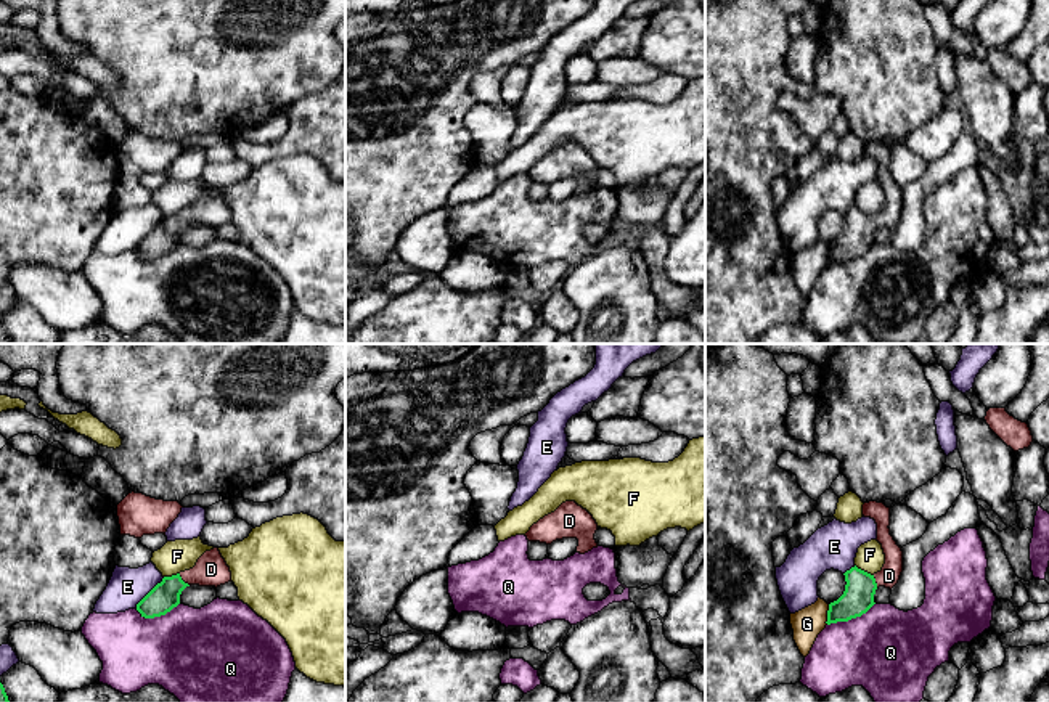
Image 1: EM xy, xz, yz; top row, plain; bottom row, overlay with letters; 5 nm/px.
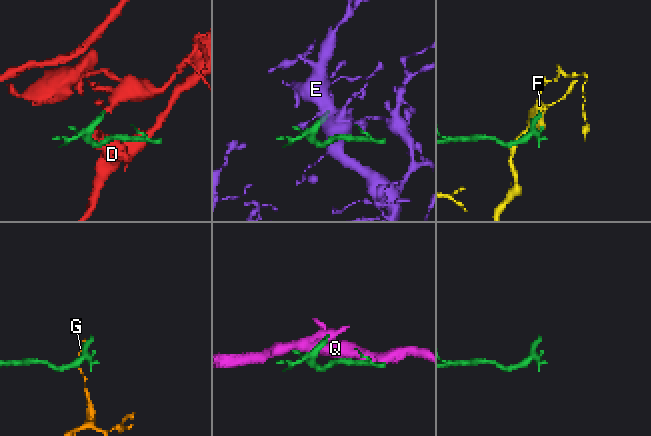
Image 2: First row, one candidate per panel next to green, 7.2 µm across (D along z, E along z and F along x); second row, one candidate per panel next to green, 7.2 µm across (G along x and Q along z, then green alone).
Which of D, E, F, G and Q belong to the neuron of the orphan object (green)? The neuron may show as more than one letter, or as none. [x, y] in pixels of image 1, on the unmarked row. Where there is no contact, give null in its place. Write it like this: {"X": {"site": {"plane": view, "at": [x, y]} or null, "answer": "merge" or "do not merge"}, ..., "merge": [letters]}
{"D": {"site": {"plane": "xy", "at": [182, 220]}, "answer": "merge"}, "E": {"site": {"plane": "xy", "at": [150, 232]}, "answer": "do not merge"}, "F": {"site": {"plane": "yz", "at": [863, 211]}, "answer": "do not merge"}, "G": {"site": {"plane": "yz", "at": [828, 254]}, "answer": "do not merge"}, "Q": {"site": {"plane": "yz", "at": [850, 259]}, "answer": "do not merge"}, "merge": ["D"]}

